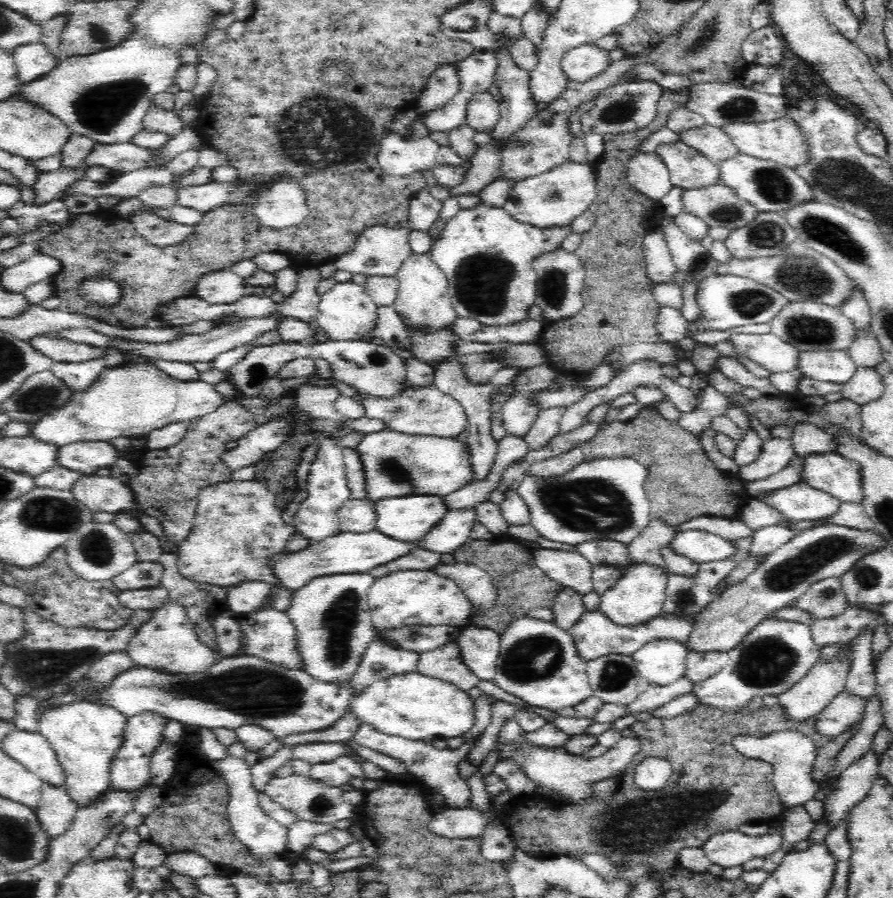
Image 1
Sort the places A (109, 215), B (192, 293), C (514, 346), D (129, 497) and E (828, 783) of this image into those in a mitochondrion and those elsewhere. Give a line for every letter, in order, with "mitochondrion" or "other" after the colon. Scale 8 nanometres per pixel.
A: other
B: other
C: other
D: other
E: other

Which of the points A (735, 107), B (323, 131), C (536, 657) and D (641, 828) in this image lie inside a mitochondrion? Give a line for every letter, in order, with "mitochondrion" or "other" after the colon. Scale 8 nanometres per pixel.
A: mitochondrion
B: mitochondrion
C: mitochondrion
D: mitochondrion

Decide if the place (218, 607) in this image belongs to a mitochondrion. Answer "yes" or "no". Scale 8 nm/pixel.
no

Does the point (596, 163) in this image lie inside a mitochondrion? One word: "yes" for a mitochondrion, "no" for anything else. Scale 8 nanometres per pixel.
no

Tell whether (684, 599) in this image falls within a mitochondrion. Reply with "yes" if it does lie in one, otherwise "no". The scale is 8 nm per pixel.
yes

